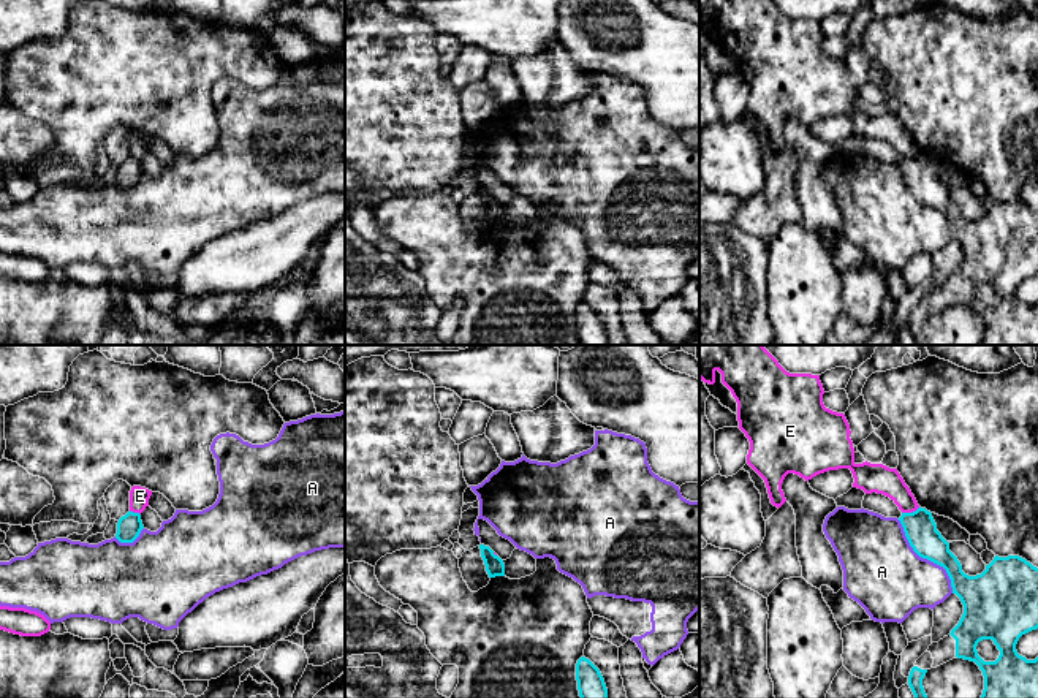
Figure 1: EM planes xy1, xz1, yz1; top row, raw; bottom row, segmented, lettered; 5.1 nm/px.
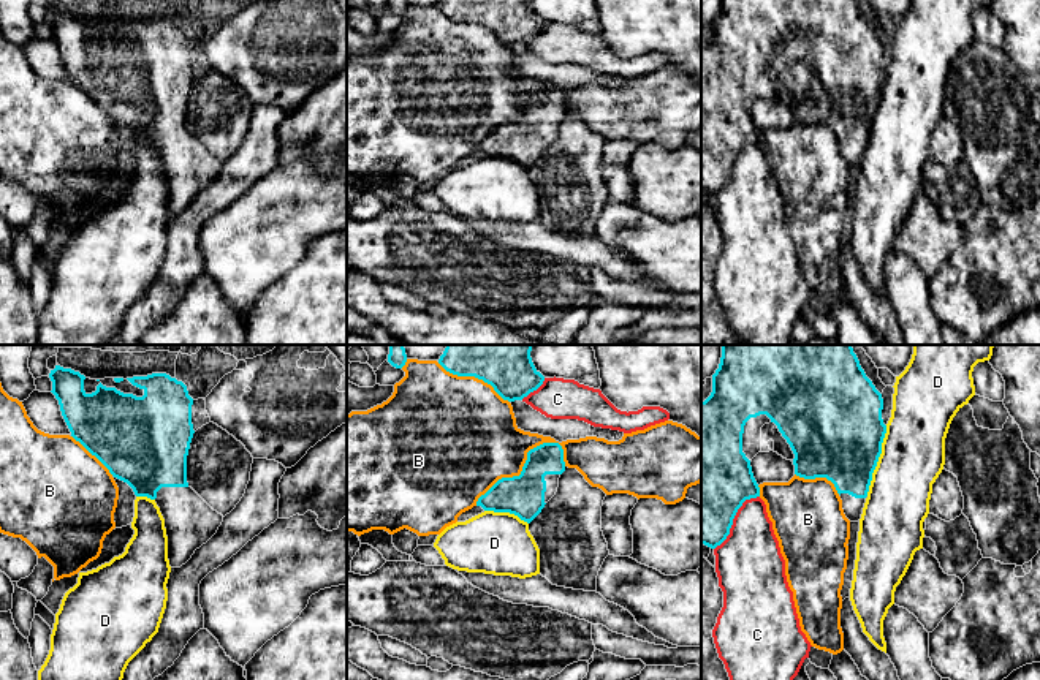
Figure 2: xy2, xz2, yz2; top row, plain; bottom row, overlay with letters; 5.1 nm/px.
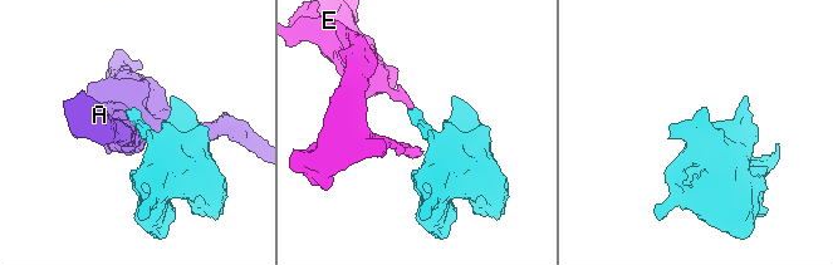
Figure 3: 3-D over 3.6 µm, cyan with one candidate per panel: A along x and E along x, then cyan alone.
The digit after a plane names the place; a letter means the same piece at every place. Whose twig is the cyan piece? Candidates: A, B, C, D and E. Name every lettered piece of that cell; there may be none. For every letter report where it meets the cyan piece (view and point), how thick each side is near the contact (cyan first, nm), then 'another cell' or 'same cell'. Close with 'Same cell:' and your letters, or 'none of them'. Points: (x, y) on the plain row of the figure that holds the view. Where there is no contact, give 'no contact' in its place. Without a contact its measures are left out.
A: yz1 (926, 203) | 160/400 nm | another cell
B: xz2 (523, 116) | 220/400 nm | another cell
C: yz2 (733, 163) | 480/340 nm | another cell
D: yz2 (877, 106) | 460/320 nm | another cell
E: yz1 (910, 159) | 160/150 nm | another cell
Same cell: none of them

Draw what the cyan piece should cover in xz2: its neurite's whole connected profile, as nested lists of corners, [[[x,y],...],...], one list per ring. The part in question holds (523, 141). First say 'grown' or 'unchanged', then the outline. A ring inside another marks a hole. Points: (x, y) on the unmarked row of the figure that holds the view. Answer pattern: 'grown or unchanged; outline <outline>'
grown; outline [[[543,89],[527,98],[519,122],[499,125],[476,147],[484,157],[510,158],[530,169],[556,141],[565,117],[559,89]]]

